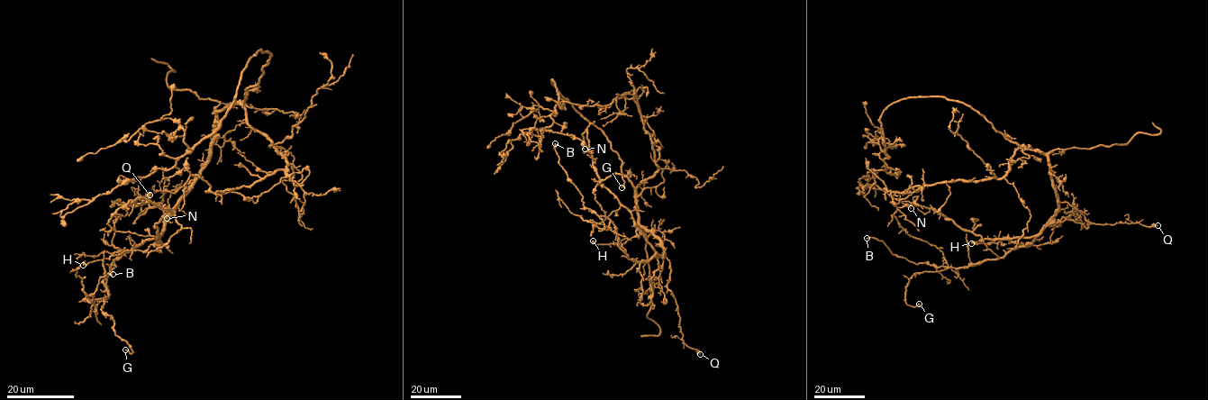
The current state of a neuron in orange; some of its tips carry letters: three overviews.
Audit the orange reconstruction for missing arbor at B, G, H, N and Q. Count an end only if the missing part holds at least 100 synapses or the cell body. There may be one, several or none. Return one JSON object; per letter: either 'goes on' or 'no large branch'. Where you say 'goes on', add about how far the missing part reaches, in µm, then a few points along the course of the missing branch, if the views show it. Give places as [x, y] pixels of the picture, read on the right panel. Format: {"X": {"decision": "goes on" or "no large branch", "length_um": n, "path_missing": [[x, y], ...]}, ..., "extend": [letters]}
{"B": {"decision": "no large branch"}, "G": {"decision": "no large branch"}, "H": {"decision": "no large branch"}, "N": {"decision": "no large branch"}, "Q": {"decision": "no large branch"}, "extend": []}

